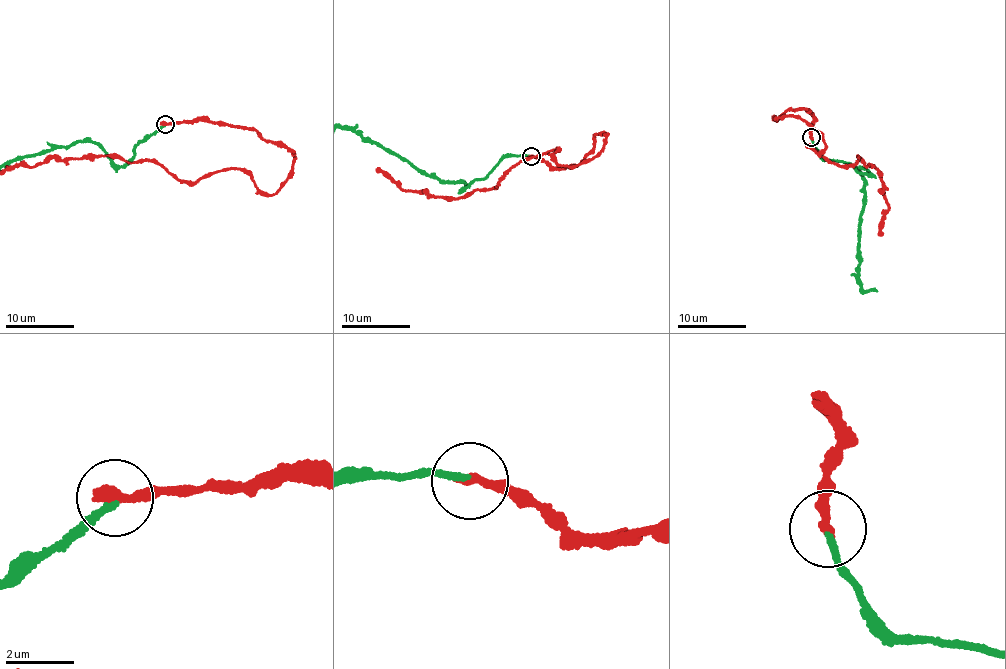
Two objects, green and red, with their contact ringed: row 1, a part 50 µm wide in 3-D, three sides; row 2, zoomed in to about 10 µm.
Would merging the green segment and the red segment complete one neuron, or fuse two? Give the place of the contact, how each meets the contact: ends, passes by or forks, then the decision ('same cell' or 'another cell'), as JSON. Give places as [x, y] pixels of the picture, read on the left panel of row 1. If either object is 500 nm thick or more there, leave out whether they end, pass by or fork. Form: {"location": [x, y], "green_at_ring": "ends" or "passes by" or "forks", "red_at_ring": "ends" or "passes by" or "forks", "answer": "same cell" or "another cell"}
{"location": [165, 124], "green_at_ring": "ends", "red_at_ring": "ends", "answer": "another cell"}

